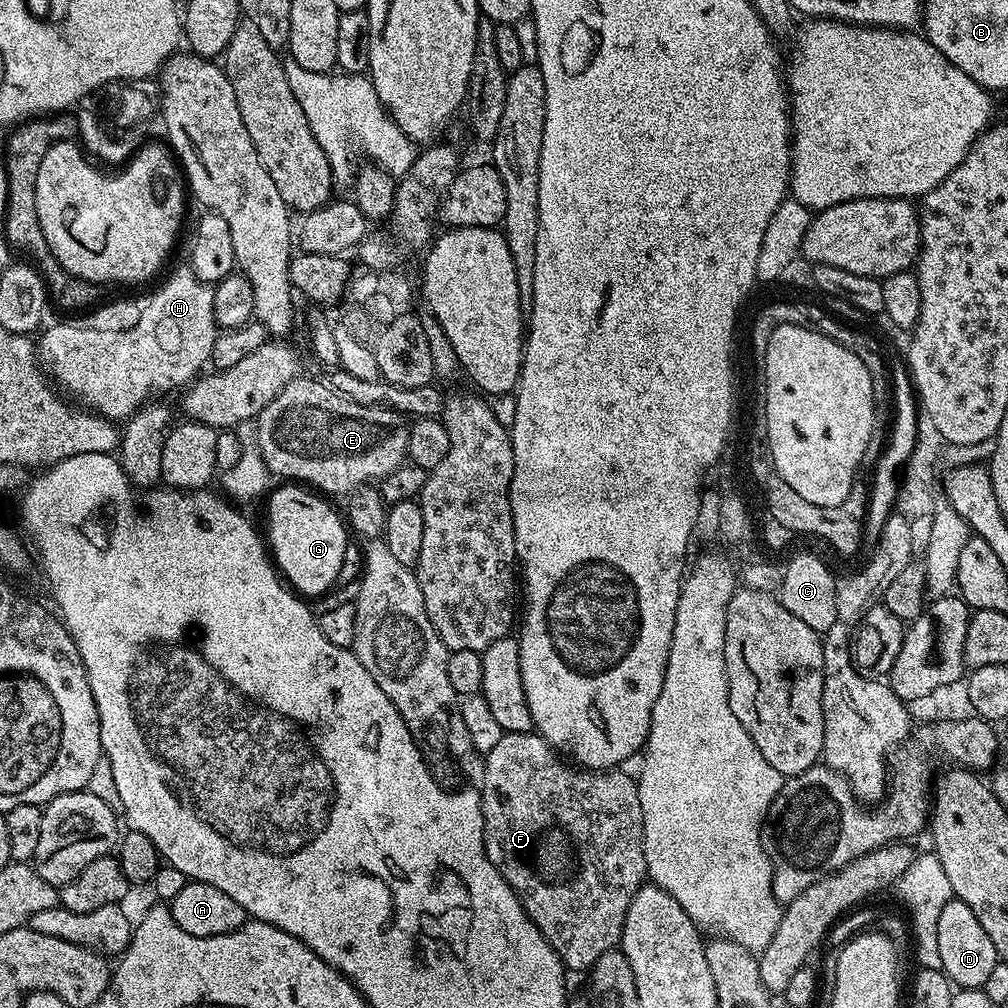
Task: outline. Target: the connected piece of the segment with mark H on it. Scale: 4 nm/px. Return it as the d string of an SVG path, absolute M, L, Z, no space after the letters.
M183 267L157 292L148 292L133 300L116 300L113 304L108 302L87 314L64 318L61 324L49 323L39 333L40 340L38 336L38 359L45 373L73 401L113 422L127 421L144 404L159 397L156 396L159 392L168 392L171 388L183 389L197 379L202 372L200 367L211 361L218 335L214 318L213 285L205 284L195 276L191 267Z

